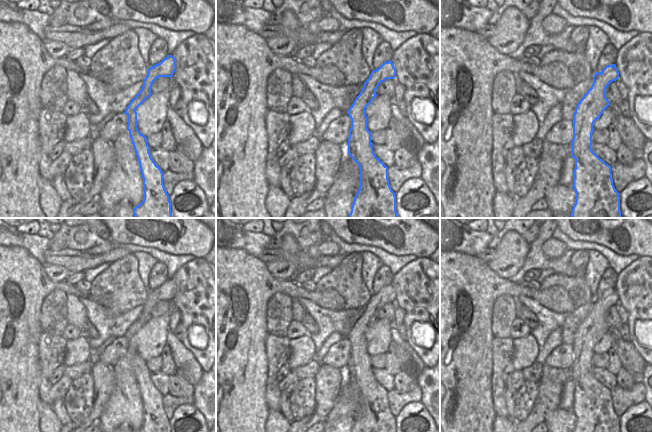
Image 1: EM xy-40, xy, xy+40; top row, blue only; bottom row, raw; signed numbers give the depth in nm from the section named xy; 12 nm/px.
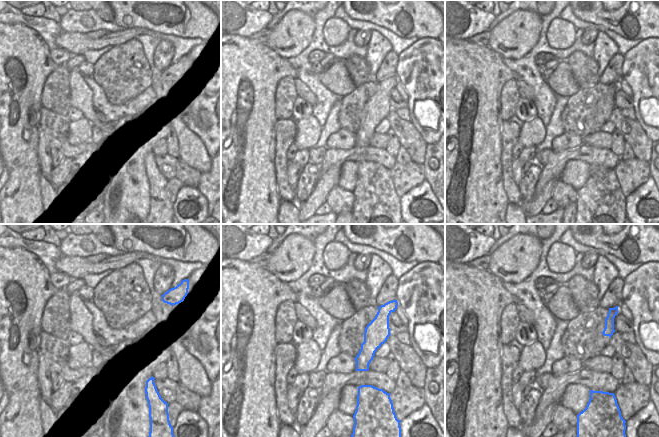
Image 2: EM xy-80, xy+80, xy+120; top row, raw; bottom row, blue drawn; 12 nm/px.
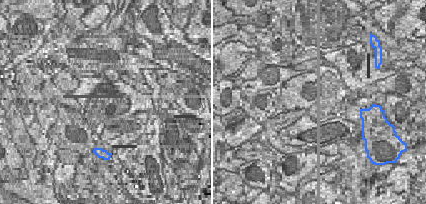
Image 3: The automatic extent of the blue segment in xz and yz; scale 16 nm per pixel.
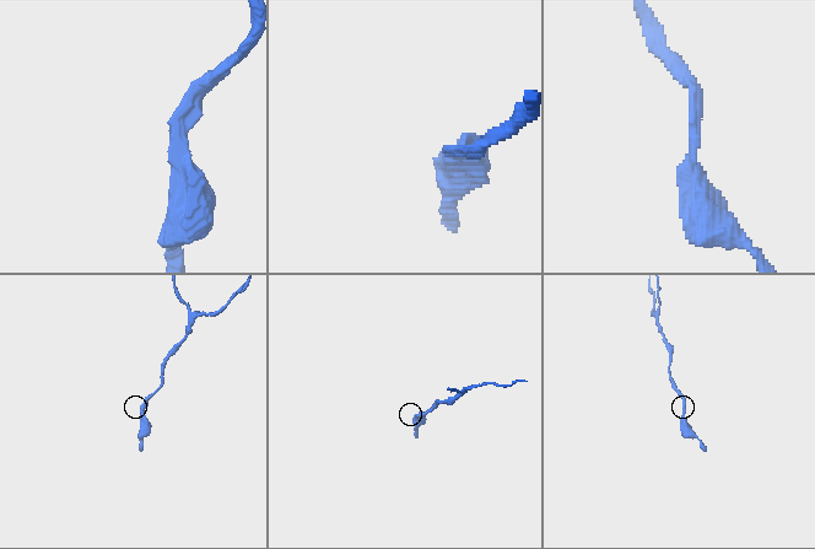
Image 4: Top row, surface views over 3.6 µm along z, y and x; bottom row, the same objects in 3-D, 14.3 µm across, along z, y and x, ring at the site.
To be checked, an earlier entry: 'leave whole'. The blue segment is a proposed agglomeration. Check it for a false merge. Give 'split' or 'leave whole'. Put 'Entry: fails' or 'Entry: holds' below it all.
split
Entry: fails

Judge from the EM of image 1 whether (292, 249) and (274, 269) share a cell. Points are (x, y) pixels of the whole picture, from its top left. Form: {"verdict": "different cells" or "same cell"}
{"verdict": "same cell"}

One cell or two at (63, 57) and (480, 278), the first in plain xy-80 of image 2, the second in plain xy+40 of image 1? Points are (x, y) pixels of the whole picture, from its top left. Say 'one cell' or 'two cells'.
two cells

